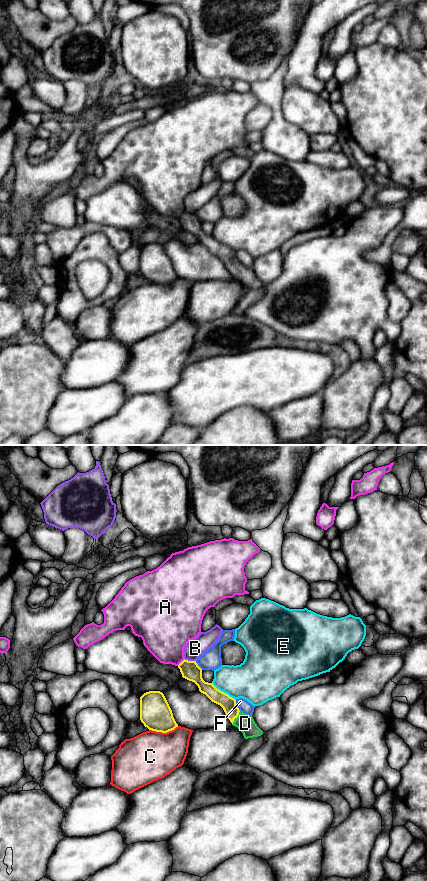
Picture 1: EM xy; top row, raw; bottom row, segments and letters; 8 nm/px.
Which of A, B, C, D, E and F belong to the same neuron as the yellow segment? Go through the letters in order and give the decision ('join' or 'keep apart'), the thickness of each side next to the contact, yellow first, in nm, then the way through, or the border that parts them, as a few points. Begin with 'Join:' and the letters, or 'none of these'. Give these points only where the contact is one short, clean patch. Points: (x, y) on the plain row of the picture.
Join: D
A: keep apart; calibres 150 and 360 nm
B: keep apart; calibres 150 and 150 nm; border xy (184, 210), (195, 213)
C: keep apart; calibres 260 and 400 nm
D: join; calibres 120 and 150 nm; way xy (228, 255), (235, 269), (245, 275)
E: keep apart; calibres 120 and 320 nm; border xy (212, 234), (217, 240), (235, 252)
F: keep apart; calibres 120 and 100 nm

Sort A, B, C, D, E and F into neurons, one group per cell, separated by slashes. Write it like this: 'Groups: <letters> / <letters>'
Groups: A / B / C / D / E / F

